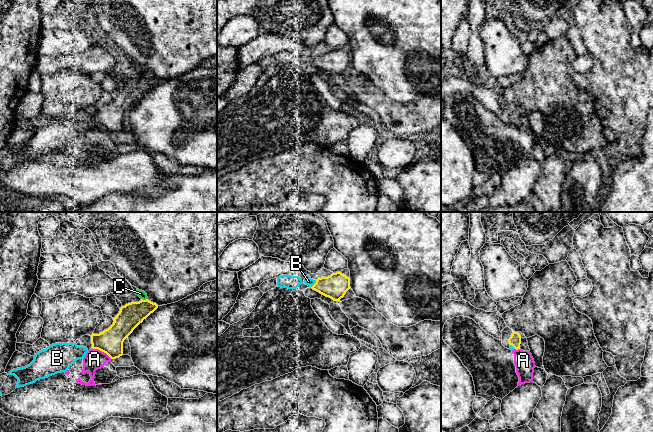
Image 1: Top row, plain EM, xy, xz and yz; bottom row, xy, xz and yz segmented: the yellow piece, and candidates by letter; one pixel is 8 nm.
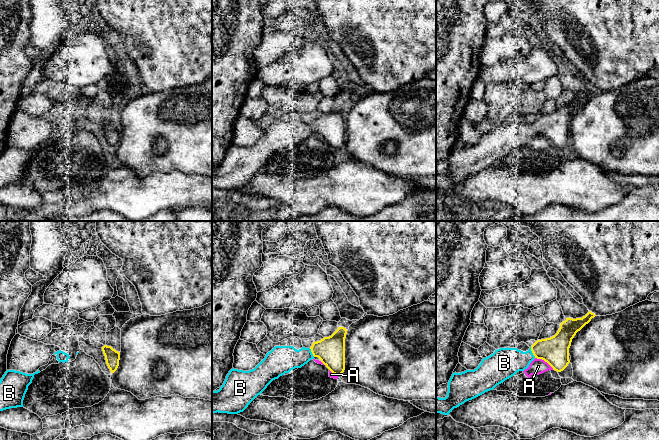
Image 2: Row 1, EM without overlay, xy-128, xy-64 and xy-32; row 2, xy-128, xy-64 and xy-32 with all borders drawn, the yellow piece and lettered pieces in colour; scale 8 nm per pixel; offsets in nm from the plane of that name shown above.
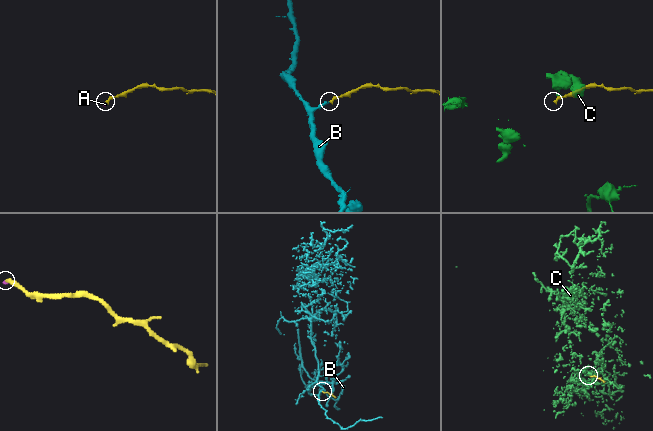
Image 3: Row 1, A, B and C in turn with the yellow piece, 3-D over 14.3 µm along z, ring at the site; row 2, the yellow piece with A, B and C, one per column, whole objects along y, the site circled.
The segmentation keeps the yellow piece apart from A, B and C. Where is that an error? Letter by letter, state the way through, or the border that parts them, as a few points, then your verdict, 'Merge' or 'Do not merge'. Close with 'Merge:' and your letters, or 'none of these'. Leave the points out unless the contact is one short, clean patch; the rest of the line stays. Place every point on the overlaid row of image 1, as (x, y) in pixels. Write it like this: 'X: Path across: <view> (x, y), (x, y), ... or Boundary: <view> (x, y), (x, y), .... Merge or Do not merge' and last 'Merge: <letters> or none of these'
A: Boundary: xy (93, 348), (105, 352), (111, 358). Do not merge
B: Merge
C: Boundary: xy (141, 298), (147, 299). Do not merge
Merge: B

